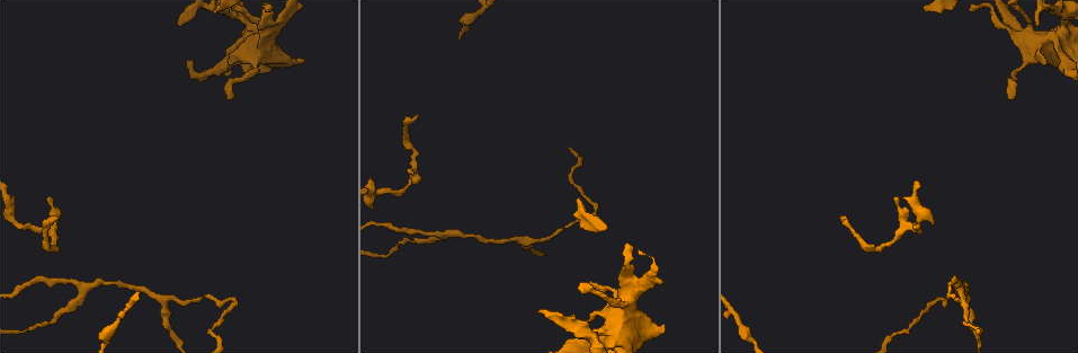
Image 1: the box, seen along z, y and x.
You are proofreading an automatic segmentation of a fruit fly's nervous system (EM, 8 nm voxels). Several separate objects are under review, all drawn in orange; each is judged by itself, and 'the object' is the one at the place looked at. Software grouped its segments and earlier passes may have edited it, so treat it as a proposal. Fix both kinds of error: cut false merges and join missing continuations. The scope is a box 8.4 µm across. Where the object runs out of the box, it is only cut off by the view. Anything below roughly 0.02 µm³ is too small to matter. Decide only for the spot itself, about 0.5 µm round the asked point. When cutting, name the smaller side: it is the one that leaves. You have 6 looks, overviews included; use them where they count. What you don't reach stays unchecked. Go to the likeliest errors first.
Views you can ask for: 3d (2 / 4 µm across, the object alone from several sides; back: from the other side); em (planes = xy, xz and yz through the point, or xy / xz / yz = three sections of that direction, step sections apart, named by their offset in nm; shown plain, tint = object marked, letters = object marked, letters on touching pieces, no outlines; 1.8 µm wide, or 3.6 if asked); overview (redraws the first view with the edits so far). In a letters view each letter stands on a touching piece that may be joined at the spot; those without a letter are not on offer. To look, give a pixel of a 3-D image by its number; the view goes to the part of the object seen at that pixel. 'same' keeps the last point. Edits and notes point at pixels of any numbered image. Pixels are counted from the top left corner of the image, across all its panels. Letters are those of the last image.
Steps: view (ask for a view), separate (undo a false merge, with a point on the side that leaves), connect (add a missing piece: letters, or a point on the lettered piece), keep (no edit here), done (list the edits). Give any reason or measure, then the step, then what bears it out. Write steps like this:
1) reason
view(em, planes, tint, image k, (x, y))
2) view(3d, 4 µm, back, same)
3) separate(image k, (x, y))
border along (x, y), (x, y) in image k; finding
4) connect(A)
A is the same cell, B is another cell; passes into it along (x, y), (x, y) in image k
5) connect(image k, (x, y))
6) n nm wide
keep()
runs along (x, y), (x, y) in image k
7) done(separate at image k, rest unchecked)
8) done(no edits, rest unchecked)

view(3d, 2 µm, image 1, (1036, 22))

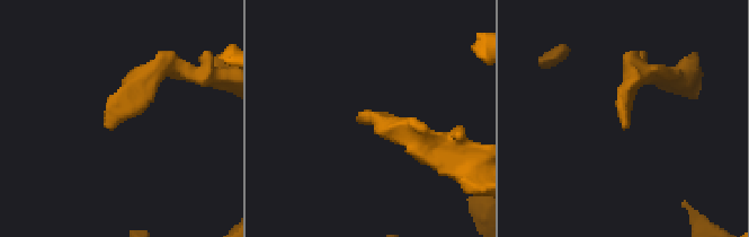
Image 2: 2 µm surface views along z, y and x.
view(em, planes, letters, image 2, (360, 113))

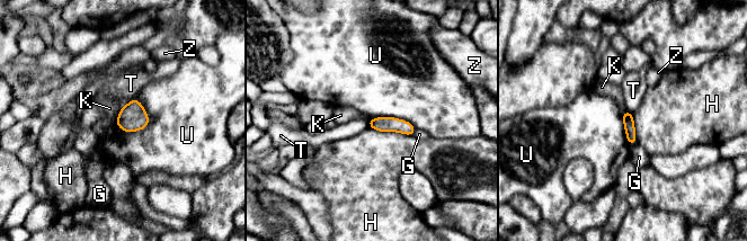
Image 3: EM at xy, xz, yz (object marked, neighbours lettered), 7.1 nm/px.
80 nm wide
keep()
G, H, K, T, U and Z are other cells; no lettered piece goes on from it

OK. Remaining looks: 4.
branch stops here
view(em, yz, step 16, letters, image 1, (898, 198))

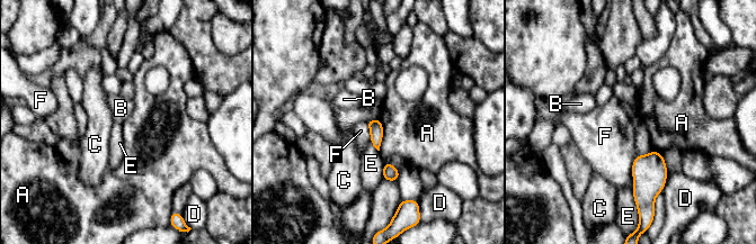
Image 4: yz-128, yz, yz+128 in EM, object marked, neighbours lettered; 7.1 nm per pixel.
keep()
A, B, C, D, E and F are other cells; border along (380, 119), (382, 141), (379, 151) in image 4; no lettered piece goes on from it

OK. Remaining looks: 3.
branch point
view(3d, 4 µm, image 1, (162, 301))

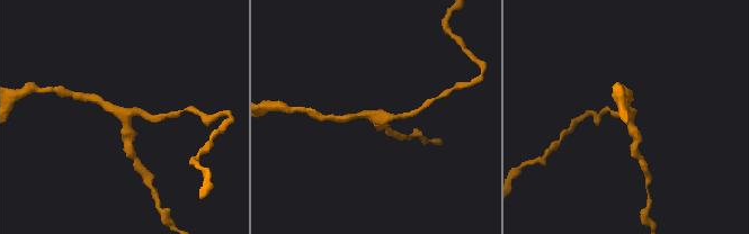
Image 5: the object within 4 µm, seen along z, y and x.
3 arms; shape alone is not enough
view(em, xy, step 16, letters, image 5, (127, 113))

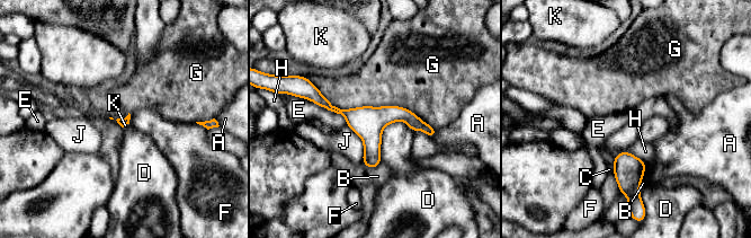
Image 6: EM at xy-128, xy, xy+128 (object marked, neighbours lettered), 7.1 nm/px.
keep()
A, B, C, D, E, F, G, H, J and K are other cells; runs along (312, 95), (351, 115), (407, 115), (432, 132) in image 6; all the same neuron

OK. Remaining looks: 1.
done(no edits, rest unchecked)

